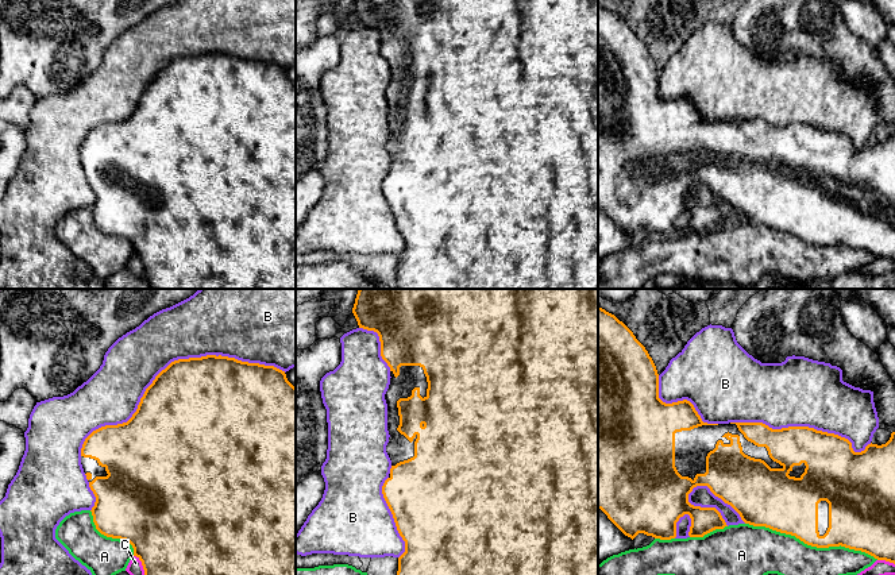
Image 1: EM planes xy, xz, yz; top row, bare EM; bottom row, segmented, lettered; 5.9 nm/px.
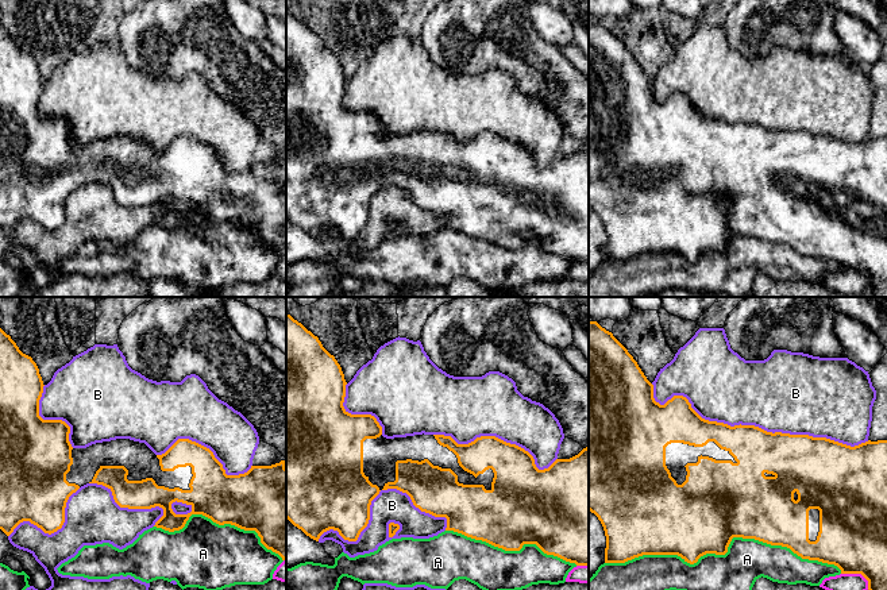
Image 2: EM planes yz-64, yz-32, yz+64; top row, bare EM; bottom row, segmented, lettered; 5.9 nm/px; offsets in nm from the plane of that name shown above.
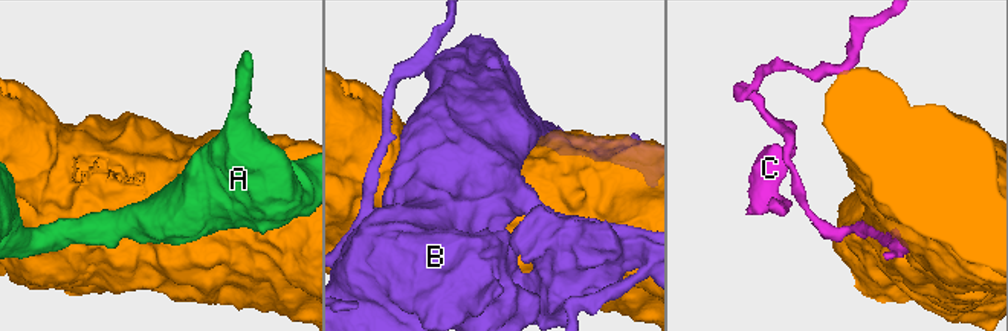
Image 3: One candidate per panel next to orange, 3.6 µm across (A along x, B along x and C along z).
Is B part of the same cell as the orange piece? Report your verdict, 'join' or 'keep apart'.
keep apart

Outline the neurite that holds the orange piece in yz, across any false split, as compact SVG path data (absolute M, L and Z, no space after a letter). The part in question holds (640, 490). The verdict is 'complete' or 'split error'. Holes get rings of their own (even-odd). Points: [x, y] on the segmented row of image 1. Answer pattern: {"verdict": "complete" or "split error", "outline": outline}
{"verdict": "split error", "outline": "M598 308L598 509L601 509L607 518L632 540L639 533L660 540L675 539L676 522L684 514L688 514L691 518L688 536L703 537L705 535L715 529L724 529L728 525L715 508L701 508L688 502L688 494L697 486L707 486L715 497L730 505L745 524L765 526L780 533L795 536L811 547L829 548L841 545L865 552L877 560L886 560L895 564L895 432L891 433L891 437L886 444L877 445L871 443L864 451L855 452L852 443L848 439L809 427L772 429L763 422L703 422L690 401L683 400L666 404L659 398L659 374L645 347L614 314Z"}

